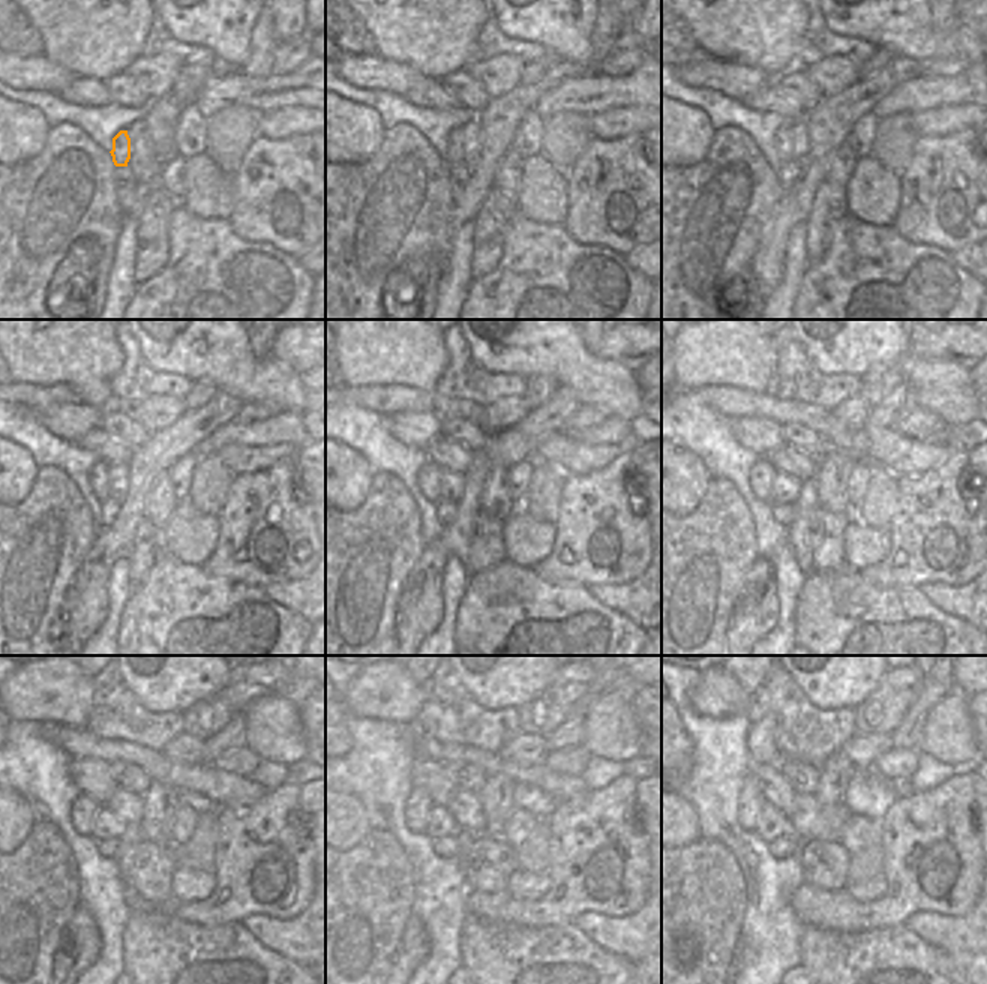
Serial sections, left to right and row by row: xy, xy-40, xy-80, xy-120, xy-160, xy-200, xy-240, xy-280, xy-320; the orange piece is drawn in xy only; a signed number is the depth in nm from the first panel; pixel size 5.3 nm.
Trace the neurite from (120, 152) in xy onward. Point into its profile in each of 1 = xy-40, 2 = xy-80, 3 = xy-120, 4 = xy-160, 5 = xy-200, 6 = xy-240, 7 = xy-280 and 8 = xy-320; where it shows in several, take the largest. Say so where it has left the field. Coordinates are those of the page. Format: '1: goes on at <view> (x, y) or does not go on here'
1: goes on at xy-40 (455, 155)
2: goes on at xy-80 (783, 144)
3: goes on at xy-120 (98, 479)
4: goes on at xy-160 (428, 477)
5: goes on at xy-200 (761, 476)
6: goes on at xy-240 (84, 809)
7: goes on at xy-280 (419, 803)
8: goes on at xy-320 (752, 798)

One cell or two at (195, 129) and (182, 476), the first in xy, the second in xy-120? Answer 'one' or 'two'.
one

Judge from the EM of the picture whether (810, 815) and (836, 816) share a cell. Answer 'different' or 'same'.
same

